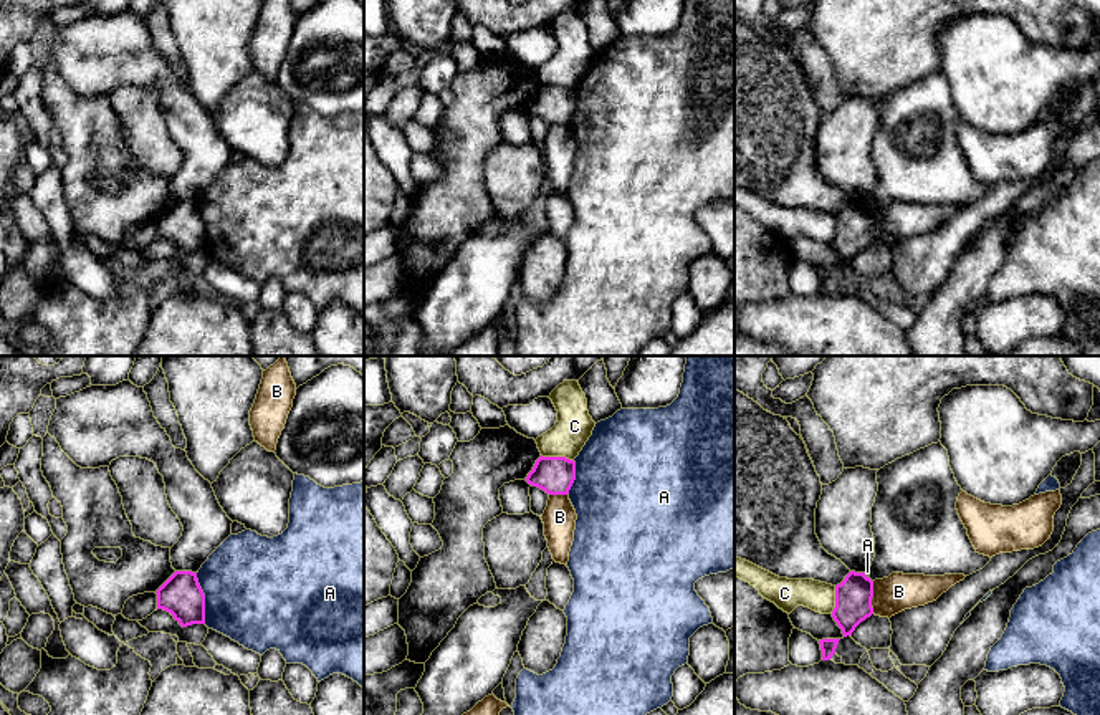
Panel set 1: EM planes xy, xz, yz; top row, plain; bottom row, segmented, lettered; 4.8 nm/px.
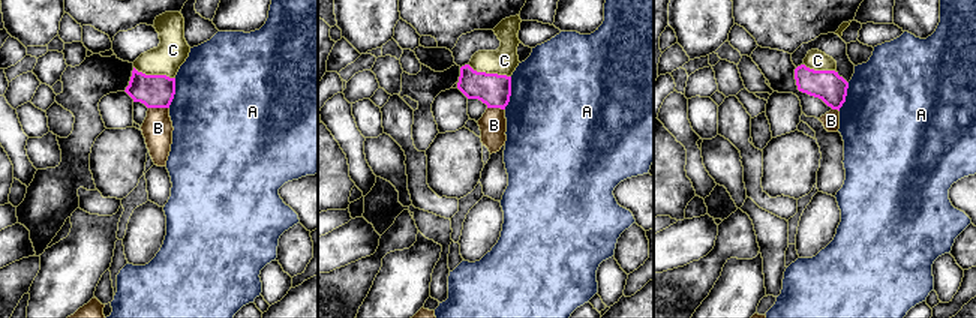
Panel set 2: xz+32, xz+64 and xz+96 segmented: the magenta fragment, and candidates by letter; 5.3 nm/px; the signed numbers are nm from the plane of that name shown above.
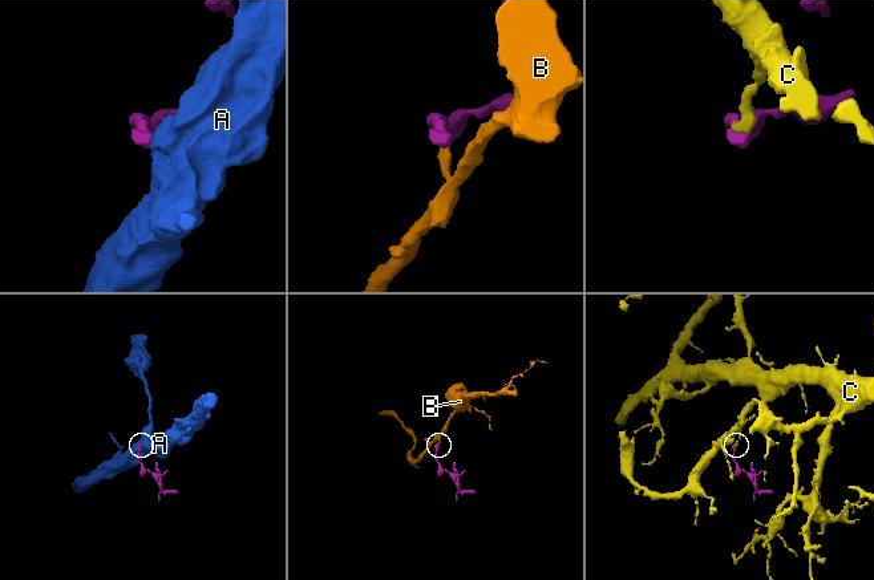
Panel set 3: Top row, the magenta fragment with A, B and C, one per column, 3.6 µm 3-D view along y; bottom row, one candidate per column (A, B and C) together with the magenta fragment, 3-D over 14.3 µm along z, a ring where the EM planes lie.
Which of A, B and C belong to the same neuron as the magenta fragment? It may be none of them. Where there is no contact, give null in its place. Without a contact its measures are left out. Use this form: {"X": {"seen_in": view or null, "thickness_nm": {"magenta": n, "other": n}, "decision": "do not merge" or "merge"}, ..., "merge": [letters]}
{"A": {"seen_in": "xy", "thickness_nm": {"magenta": 200, "other": 500}, "decision": "do not merge"}, "B": {"seen_in": "yz", "thickness_nm": {"magenta": 180, "other": 180}, "decision": "do not merge"}, "C": {"seen_in": "xz", "thickness_nm": {"magenta": 180, "other": 180}, "decision": "do not merge"}, "merge": []}

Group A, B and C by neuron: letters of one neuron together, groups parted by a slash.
A / B / C

